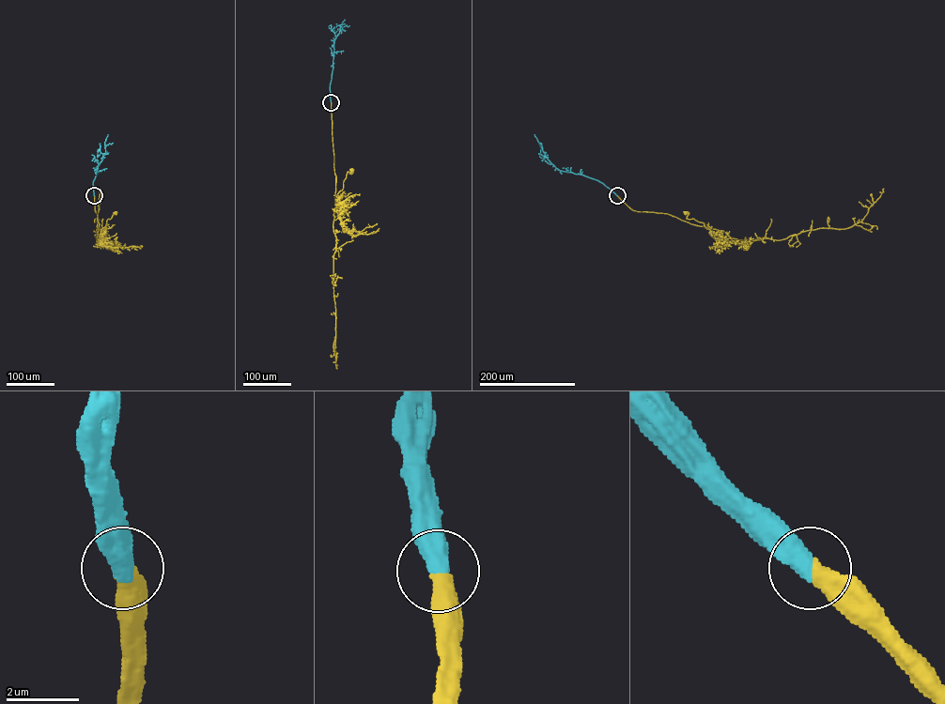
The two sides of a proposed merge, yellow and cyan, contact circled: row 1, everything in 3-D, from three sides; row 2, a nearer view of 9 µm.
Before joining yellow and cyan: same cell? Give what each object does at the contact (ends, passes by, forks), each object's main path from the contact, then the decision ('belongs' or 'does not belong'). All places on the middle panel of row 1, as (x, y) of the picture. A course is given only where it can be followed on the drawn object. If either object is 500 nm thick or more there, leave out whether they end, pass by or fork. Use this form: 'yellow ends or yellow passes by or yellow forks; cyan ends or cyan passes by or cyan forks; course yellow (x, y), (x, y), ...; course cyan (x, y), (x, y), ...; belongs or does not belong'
course yellow (331, 102), (337, 207), (337, 193), (343, 189), (347, 172), (352, 170); course cyan (331, 102), (334, 39), (345, 20); belongs

